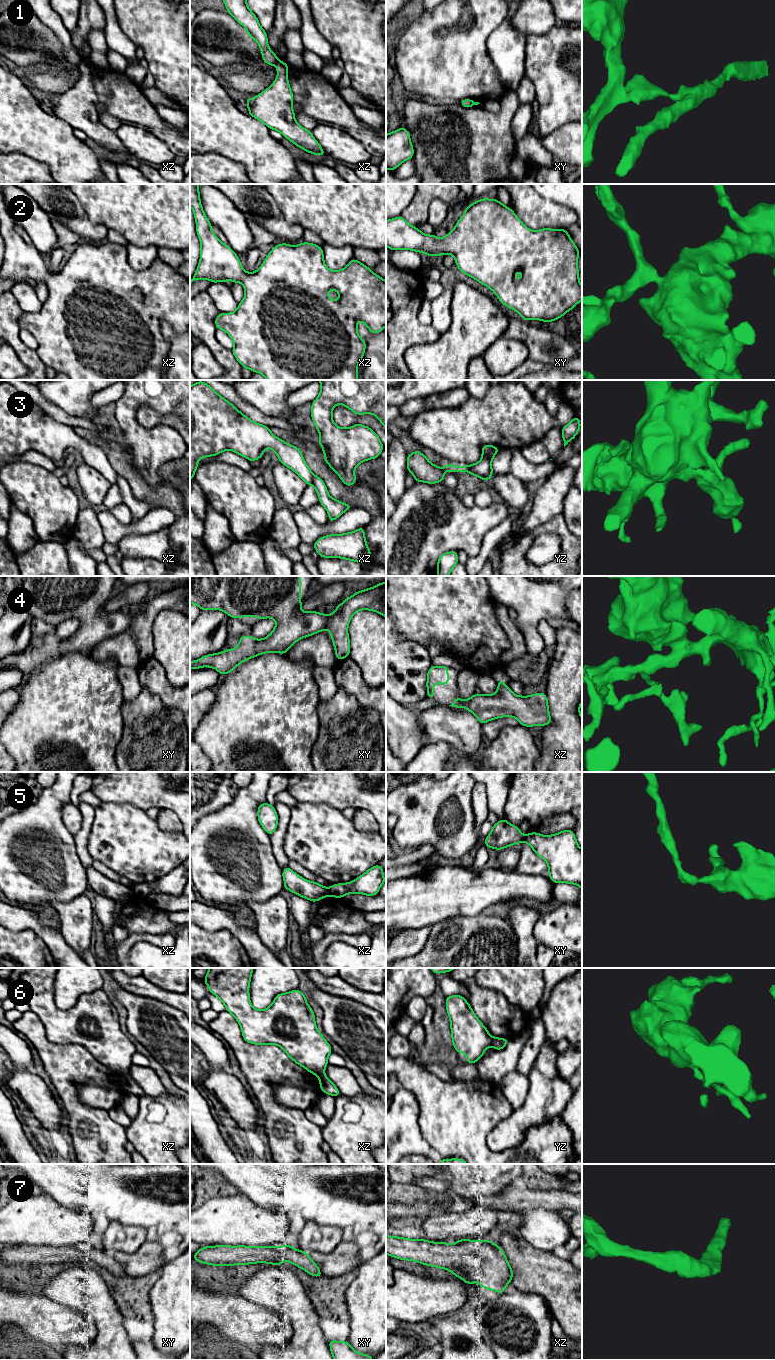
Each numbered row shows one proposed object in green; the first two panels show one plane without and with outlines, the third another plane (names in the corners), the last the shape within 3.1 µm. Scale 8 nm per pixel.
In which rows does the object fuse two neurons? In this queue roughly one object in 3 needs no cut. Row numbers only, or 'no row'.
1, 3, 5, 6

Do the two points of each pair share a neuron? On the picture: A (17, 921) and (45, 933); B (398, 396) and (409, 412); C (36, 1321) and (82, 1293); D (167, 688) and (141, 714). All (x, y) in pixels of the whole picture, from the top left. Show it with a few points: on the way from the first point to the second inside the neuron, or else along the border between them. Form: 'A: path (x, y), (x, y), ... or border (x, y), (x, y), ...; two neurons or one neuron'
A: path (24, 921), (32, 921), (38, 927); one neuron
B: border (426, 396), (411, 398), (399, 407); two neurons
C: border (43, 1294), (84, 1314); two neurons
D: border (140, 682), (156, 694), (166, 707), (179, 709); two neurons

